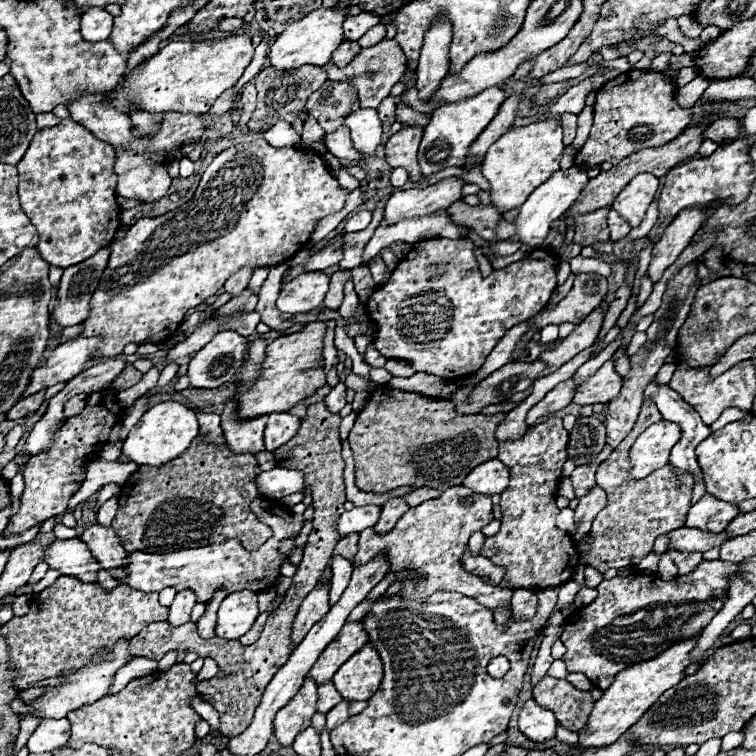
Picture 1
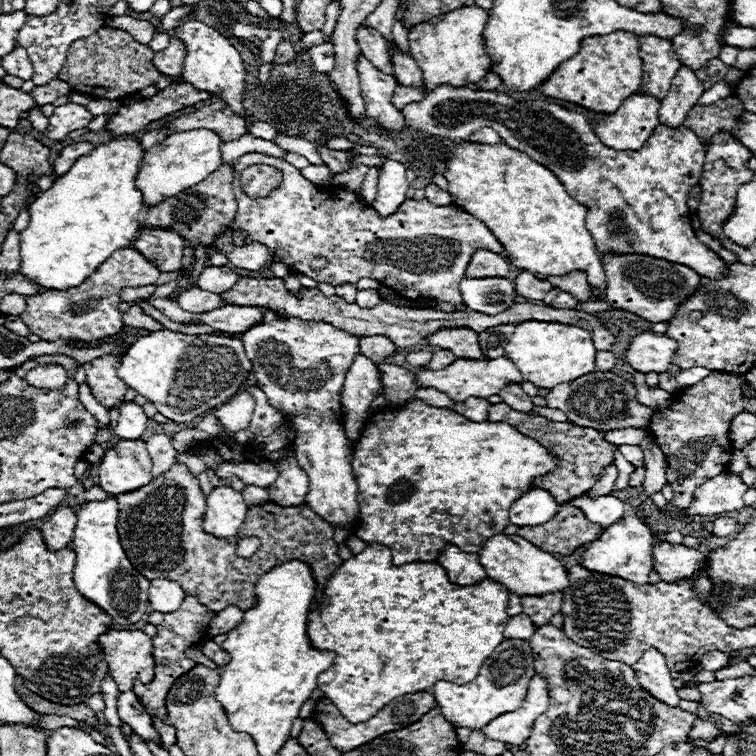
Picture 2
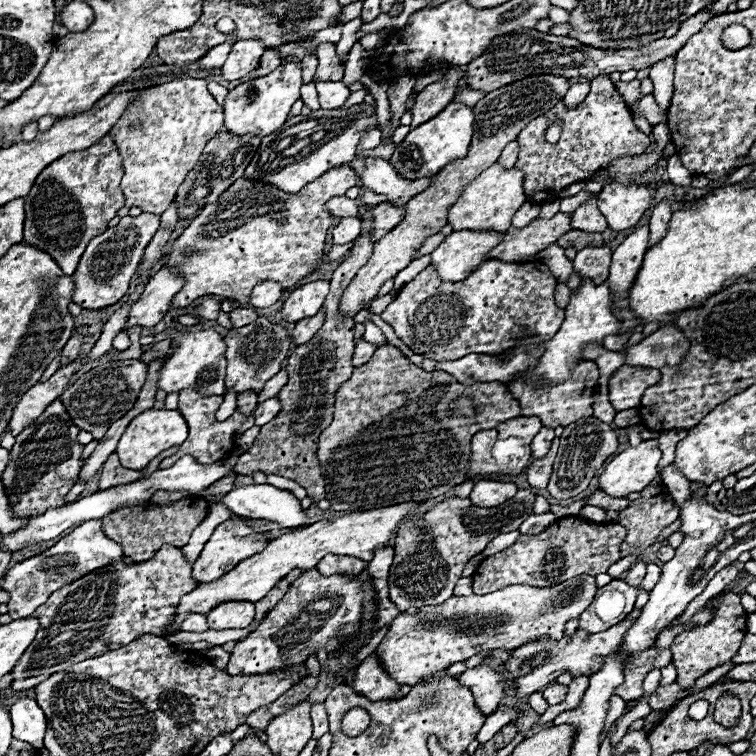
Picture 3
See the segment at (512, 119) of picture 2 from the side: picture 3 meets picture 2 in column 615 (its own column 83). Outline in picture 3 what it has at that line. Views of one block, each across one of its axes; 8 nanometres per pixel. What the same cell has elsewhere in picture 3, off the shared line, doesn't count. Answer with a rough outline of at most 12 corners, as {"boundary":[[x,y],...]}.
{"boundary":[[110,136],[40,172],[24,244],[72,276],[124,206]]}

